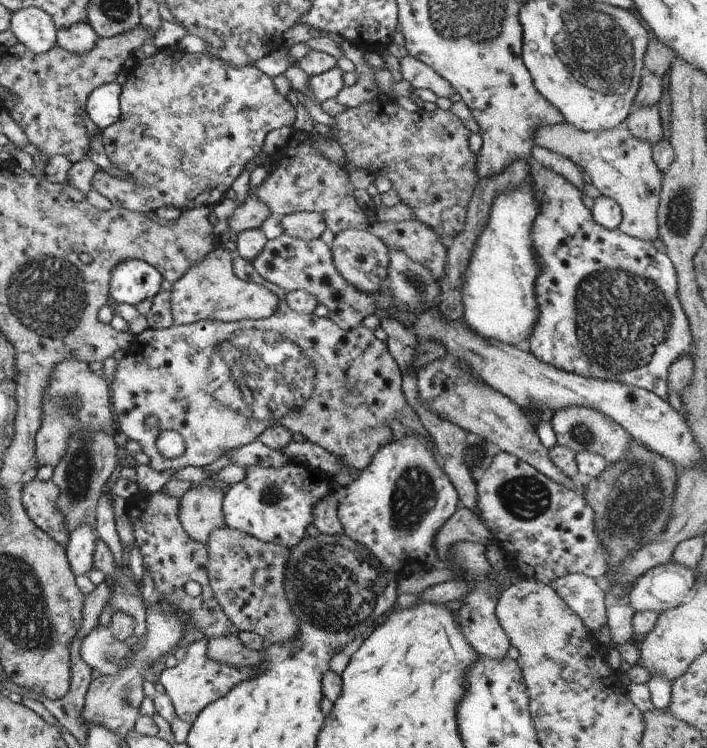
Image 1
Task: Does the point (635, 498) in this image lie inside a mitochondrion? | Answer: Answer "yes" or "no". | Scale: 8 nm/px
yes

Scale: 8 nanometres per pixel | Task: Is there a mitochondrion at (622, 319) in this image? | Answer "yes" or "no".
yes

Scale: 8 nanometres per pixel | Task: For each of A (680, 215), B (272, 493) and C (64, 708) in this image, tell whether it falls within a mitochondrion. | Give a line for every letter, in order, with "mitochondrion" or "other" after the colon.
A: mitochondrion
B: mitochondrion
C: other

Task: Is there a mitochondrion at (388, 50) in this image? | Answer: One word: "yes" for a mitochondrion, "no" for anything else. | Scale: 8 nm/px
no

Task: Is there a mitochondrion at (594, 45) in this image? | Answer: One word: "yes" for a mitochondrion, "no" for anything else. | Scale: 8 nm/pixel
yes

